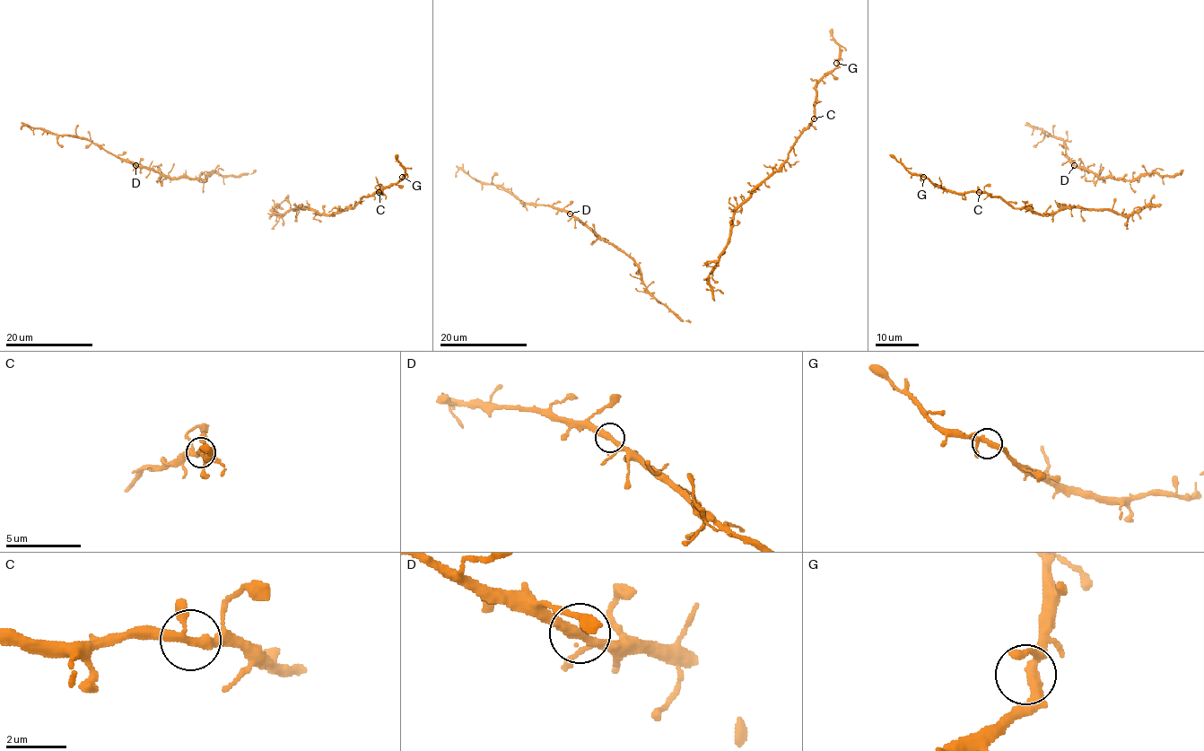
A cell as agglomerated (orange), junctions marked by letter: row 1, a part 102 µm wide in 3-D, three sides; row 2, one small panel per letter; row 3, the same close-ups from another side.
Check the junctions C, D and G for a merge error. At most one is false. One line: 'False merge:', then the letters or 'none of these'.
False merge: none of these

